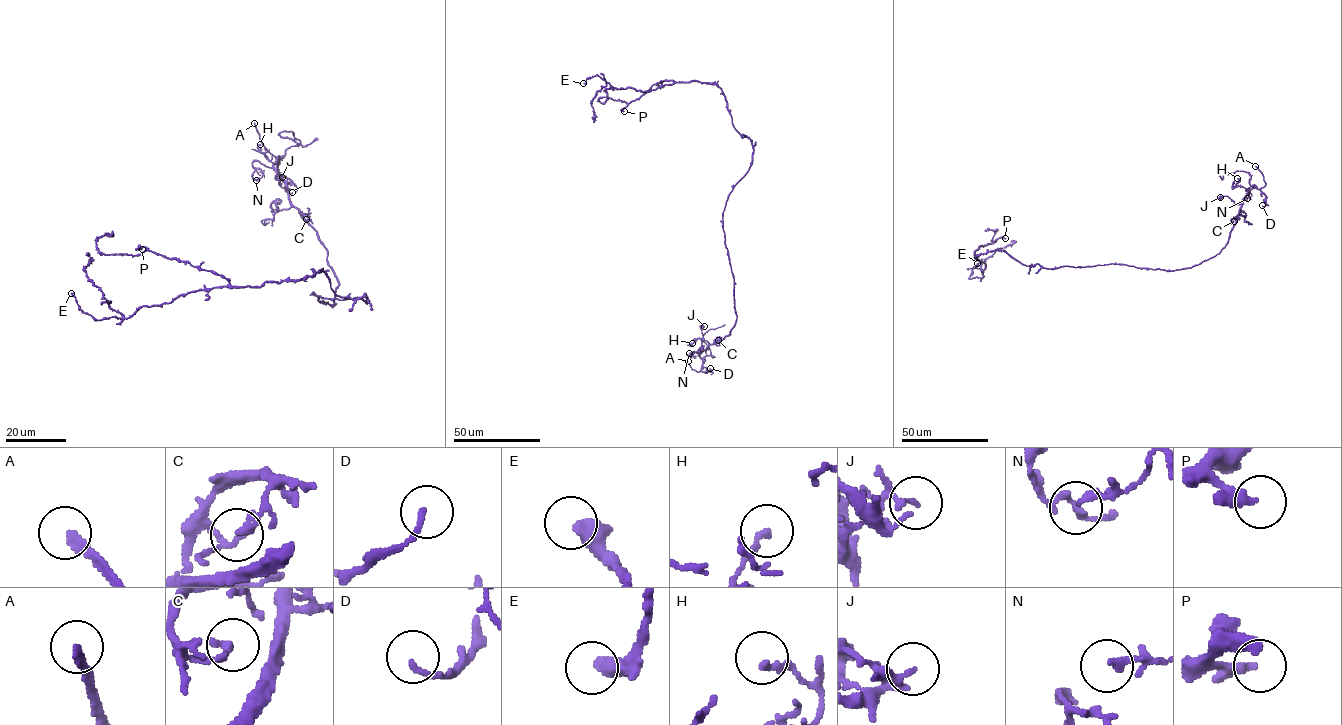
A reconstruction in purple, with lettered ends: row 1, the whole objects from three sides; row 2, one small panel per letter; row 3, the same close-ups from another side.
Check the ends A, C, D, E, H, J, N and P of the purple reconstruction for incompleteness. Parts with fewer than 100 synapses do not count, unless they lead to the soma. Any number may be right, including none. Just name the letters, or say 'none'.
A

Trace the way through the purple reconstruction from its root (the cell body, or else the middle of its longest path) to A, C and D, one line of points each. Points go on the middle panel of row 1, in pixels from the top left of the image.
A: (734, 186), (722, 228), (734, 278), (735, 323), (729, 334), (699, 354), (699, 371), (688, 361)
C: (734, 186), (723, 211), (722, 228), (734, 278), (736, 319), (730, 334), (715, 342), (719, 336), (718, 340)
D: (734, 186), (722, 228), (736, 319), (729, 334), (699, 354), (701, 370), (710, 368)

